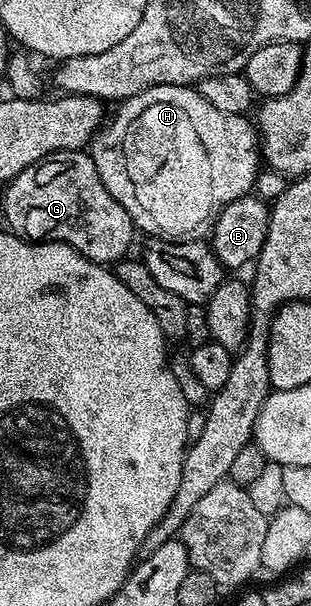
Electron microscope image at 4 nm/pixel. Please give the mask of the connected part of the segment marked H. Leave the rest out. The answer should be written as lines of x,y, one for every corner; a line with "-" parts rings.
160,85
159,87
149,87
147,91
142,91
121,104
118,116
114,120
107,122
99,130
98,134
90,140
88,144
88,154
96,165
100,173
100,181
104,181
104,189
124,205
124,209
134,220
135,228
139,232
147,231
147,236
155,239
172,239
175,241
198,241
211,234
214,223
218,219
218,214
222,212
232,201
236,201
240,196
247,194
255,186
255,180
258,178
260,166
260,136
253,122
249,123
246,115
229,115
220,113
193,86
187,85

